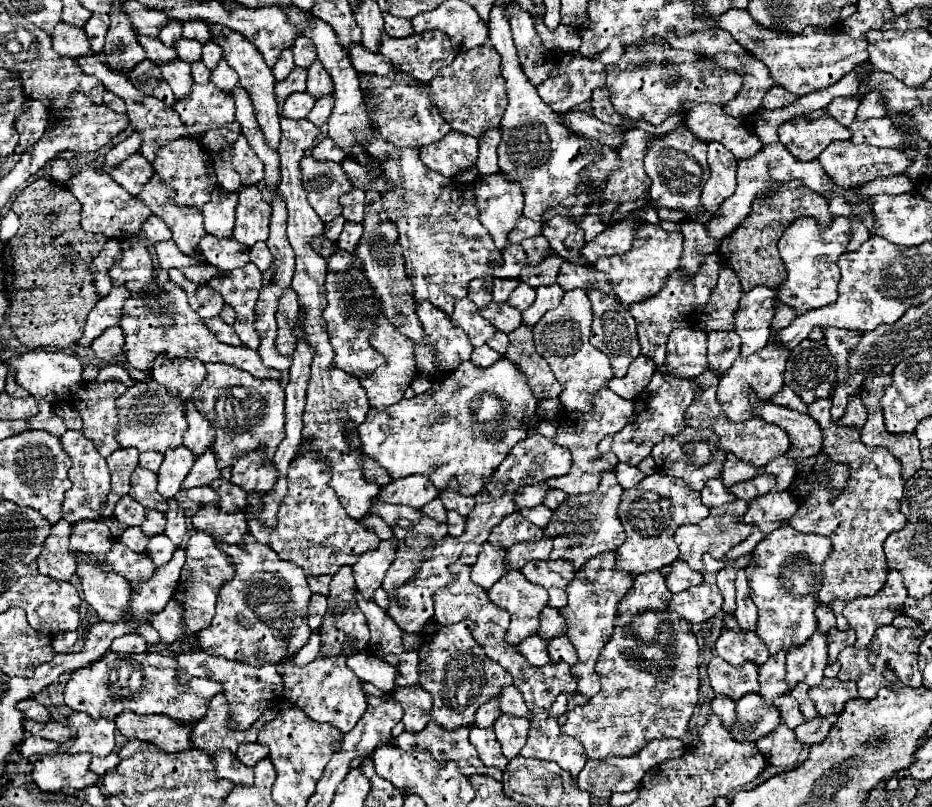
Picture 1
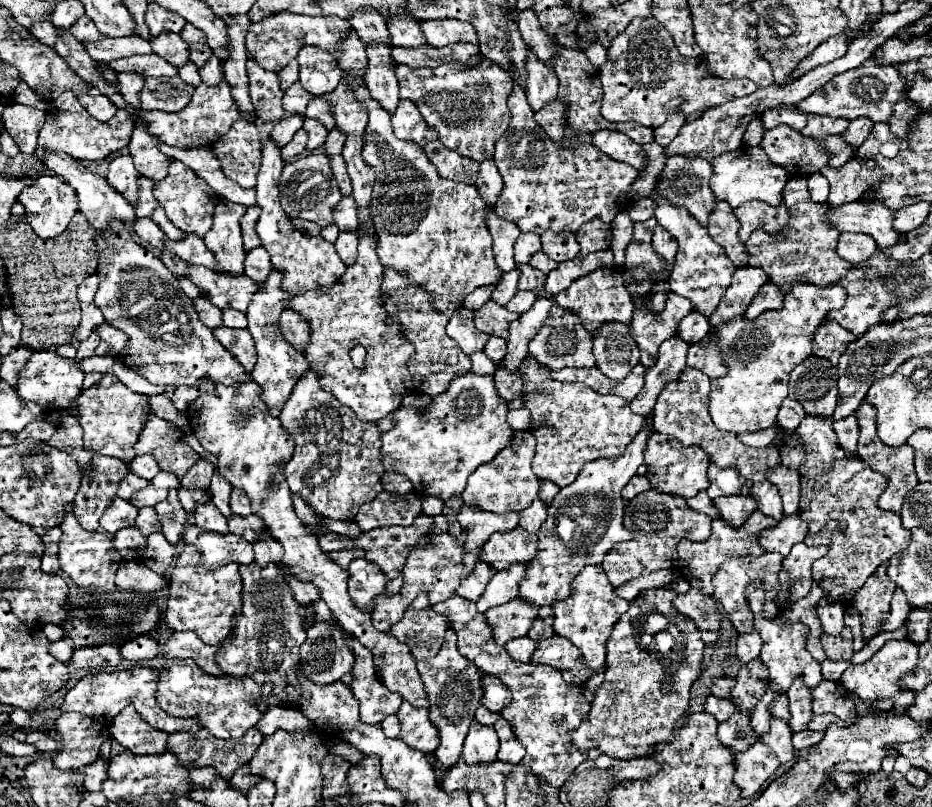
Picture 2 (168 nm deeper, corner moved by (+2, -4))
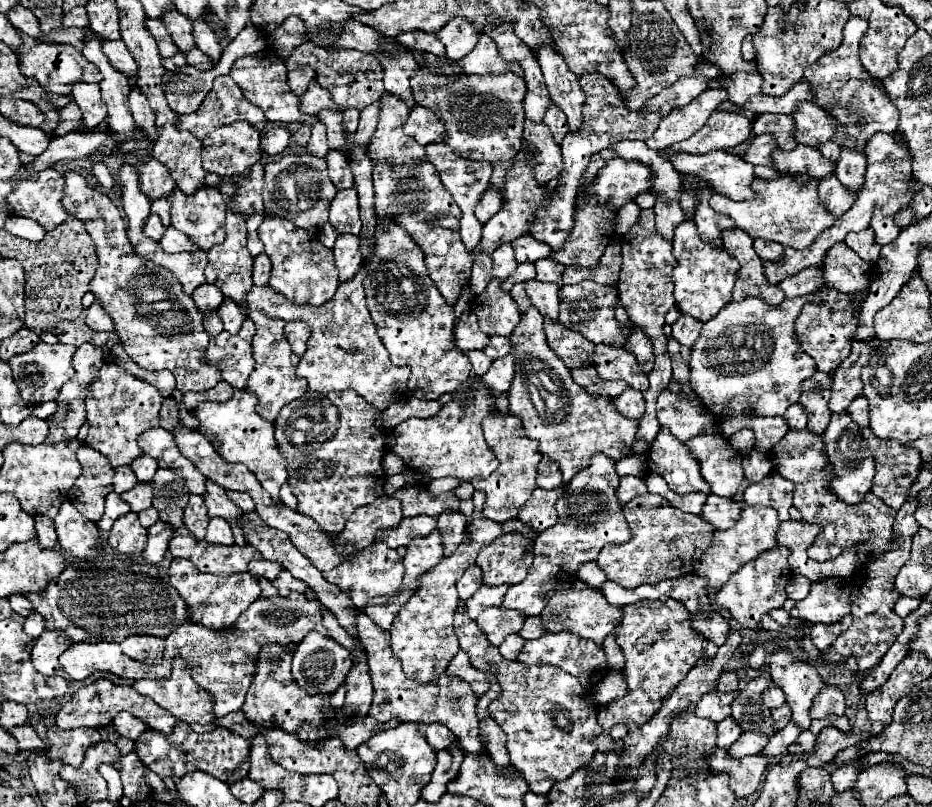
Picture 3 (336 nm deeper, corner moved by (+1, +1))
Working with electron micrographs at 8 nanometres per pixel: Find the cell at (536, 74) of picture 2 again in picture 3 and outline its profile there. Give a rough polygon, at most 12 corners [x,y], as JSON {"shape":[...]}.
{"shape":[[555,104],[549,106],[543,122],[553,140],[561,146],[569,132],[565,116]]}

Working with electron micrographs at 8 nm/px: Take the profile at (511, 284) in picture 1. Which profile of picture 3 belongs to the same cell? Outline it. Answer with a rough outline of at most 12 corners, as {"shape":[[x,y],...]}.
{"shape":[[519,264],[517,270],[503,282],[511,290],[517,282],[535,278],[533,264]]}

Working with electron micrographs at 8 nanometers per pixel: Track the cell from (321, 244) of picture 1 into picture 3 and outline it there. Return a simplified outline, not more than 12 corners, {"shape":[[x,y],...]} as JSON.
{"shape":[[283,218],[259,238],[269,286],[291,304],[321,306],[337,290],[333,250]]}

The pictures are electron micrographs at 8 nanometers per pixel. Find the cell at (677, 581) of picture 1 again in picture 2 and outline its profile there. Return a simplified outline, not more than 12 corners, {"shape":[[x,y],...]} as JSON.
{"shape":[[690,587],[672,603],[698,629],[718,631],[716,601]]}

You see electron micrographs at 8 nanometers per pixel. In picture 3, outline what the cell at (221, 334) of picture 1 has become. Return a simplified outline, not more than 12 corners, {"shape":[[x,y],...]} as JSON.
{"shape":[[255,326],[211,338],[201,362],[215,364],[221,380],[241,390],[253,370]]}

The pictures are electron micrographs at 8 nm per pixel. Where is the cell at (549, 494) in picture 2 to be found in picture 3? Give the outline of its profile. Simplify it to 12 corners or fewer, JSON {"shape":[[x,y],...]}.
{"shape":[[541,458],[537,486],[553,490],[561,484],[559,464]]}

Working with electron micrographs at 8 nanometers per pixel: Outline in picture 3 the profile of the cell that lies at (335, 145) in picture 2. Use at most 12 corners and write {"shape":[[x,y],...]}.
{"shape":[[343,110],[345,128],[349,134],[357,130],[359,110]]}

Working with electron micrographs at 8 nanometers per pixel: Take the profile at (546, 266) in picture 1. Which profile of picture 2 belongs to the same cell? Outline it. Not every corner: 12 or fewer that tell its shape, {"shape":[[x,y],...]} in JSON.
{"shape":[[610,249],[562,261],[548,273],[544,291],[556,295],[580,275],[614,267]]}

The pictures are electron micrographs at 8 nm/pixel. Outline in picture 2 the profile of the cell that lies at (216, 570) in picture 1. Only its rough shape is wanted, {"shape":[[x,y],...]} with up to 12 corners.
{"shape":[[184,545],[170,575],[166,623],[216,645],[240,611],[236,563],[198,573]]}

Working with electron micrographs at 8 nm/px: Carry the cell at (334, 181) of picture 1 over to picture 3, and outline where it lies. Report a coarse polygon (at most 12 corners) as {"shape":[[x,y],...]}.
{"shape":[[323,158],[265,164],[265,216],[309,234],[337,194]]}

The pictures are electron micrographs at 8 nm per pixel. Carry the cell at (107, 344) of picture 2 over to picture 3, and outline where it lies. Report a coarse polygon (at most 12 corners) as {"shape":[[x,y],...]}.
{"shape":[[93,302],[85,322],[99,332],[115,332],[115,324],[103,310]]}

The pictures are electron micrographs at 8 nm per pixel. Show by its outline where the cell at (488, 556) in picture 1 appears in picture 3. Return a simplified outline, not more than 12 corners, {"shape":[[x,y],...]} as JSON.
{"shape":[[469,566],[457,580],[459,598],[467,600],[481,586],[481,570]]}

